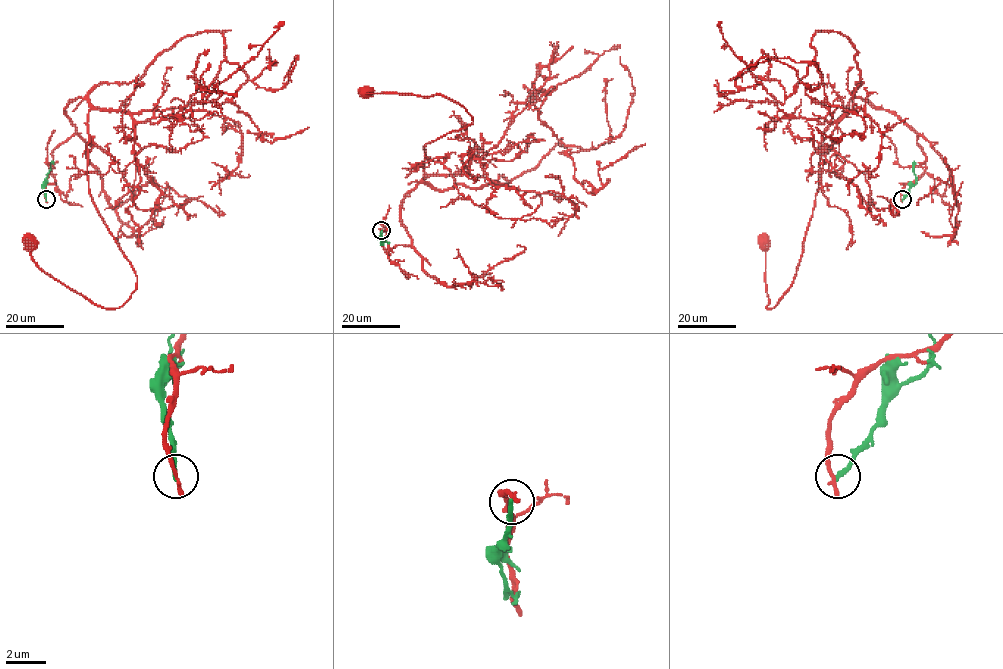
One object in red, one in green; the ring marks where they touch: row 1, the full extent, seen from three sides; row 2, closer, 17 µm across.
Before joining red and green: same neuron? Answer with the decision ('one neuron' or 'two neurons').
two neurons

